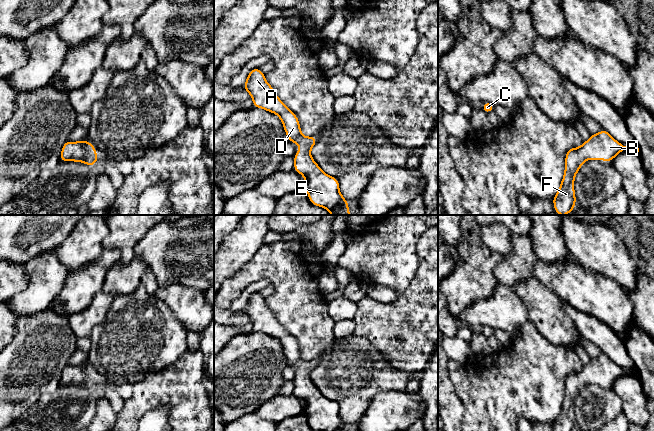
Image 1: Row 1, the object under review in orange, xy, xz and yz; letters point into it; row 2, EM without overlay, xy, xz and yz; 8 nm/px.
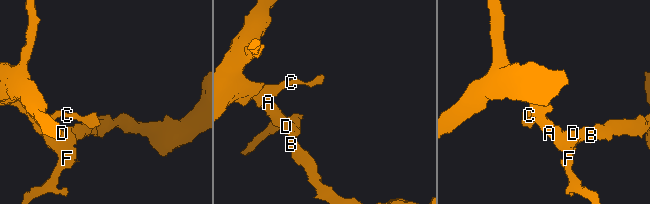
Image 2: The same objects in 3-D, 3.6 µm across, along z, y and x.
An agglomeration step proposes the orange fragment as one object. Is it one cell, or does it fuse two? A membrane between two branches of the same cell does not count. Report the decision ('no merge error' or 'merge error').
no merge error

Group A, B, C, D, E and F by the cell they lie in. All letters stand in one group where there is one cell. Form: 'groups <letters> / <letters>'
groups A B C D E F

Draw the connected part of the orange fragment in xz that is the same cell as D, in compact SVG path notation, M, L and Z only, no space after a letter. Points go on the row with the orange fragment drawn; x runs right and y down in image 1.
M259 68L250 71L243 89L250 93L254 107L276 113L283 123L288 141L299 145L300 151L294 154L293 170L305 177L302 189L308 192L309 201L314 206L326 208L332 215L350 215L348 201L339 191L339 181L324 173L310 155L317 138L302 135L297 116L277 97Z

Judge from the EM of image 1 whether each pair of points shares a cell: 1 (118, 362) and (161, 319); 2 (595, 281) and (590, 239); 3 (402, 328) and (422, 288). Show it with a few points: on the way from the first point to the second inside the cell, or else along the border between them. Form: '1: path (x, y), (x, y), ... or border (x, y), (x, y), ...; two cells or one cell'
1: path (129, 351), (150, 330); one cell
2: border (574, 260), (584, 268), (608, 276), (615, 282); two cells
3: path (412, 318), (422, 308), (422, 298); one cell

